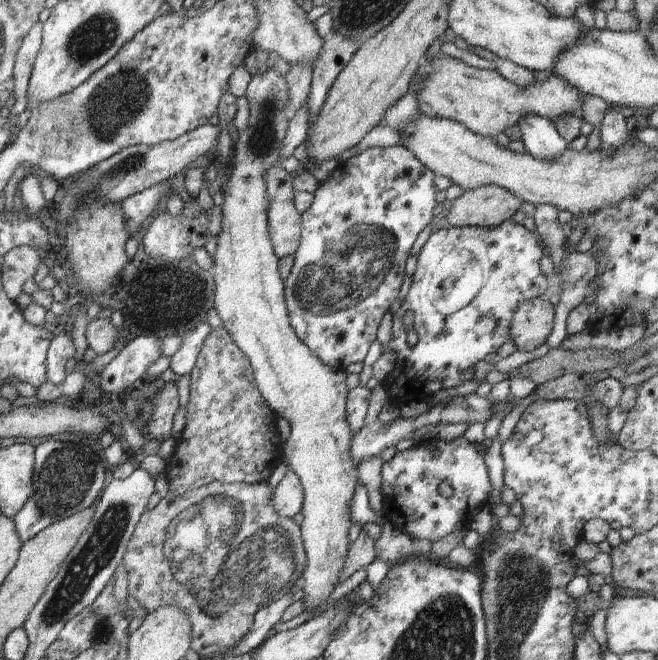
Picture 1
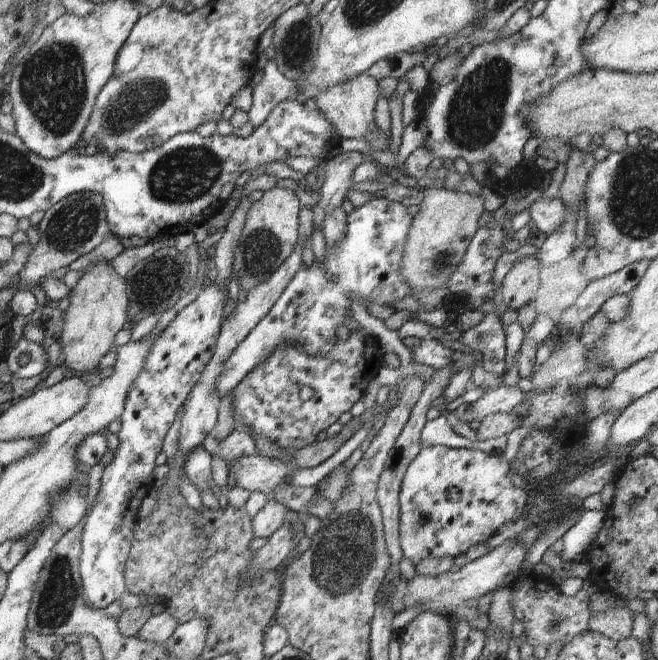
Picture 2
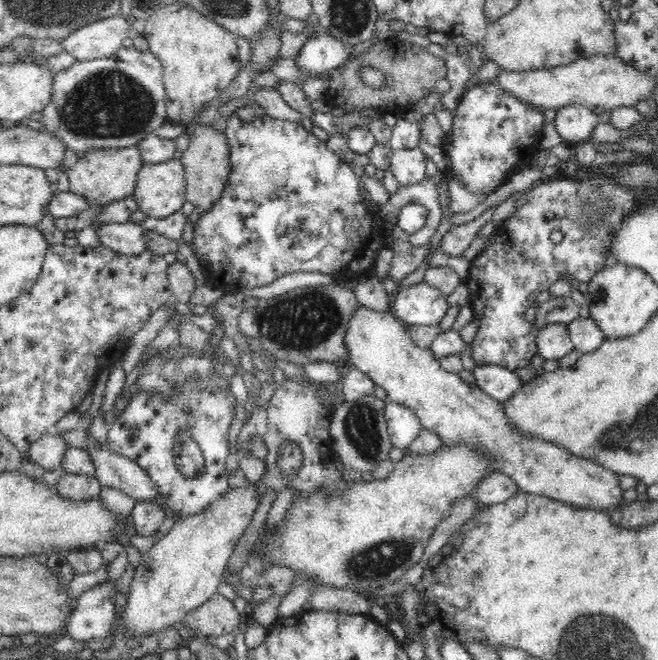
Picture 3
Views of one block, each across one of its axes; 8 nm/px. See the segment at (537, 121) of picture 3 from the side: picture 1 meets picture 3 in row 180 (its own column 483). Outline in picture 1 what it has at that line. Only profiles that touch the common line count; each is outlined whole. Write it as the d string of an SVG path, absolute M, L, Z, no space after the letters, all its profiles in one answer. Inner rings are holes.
M432 438L430 442L414 444L406 450L397 452L390 461L383 461L381 466L381 490L383 495L382 520L391 523L396 529L408 534L414 539L434 542L456 528L456 524L470 522L471 518L482 506L487 504L489 492L492 490L484 455L480 454L466 438L456 438L444 441ZM440 484L448 484L453 490L450 498L440 494Z

